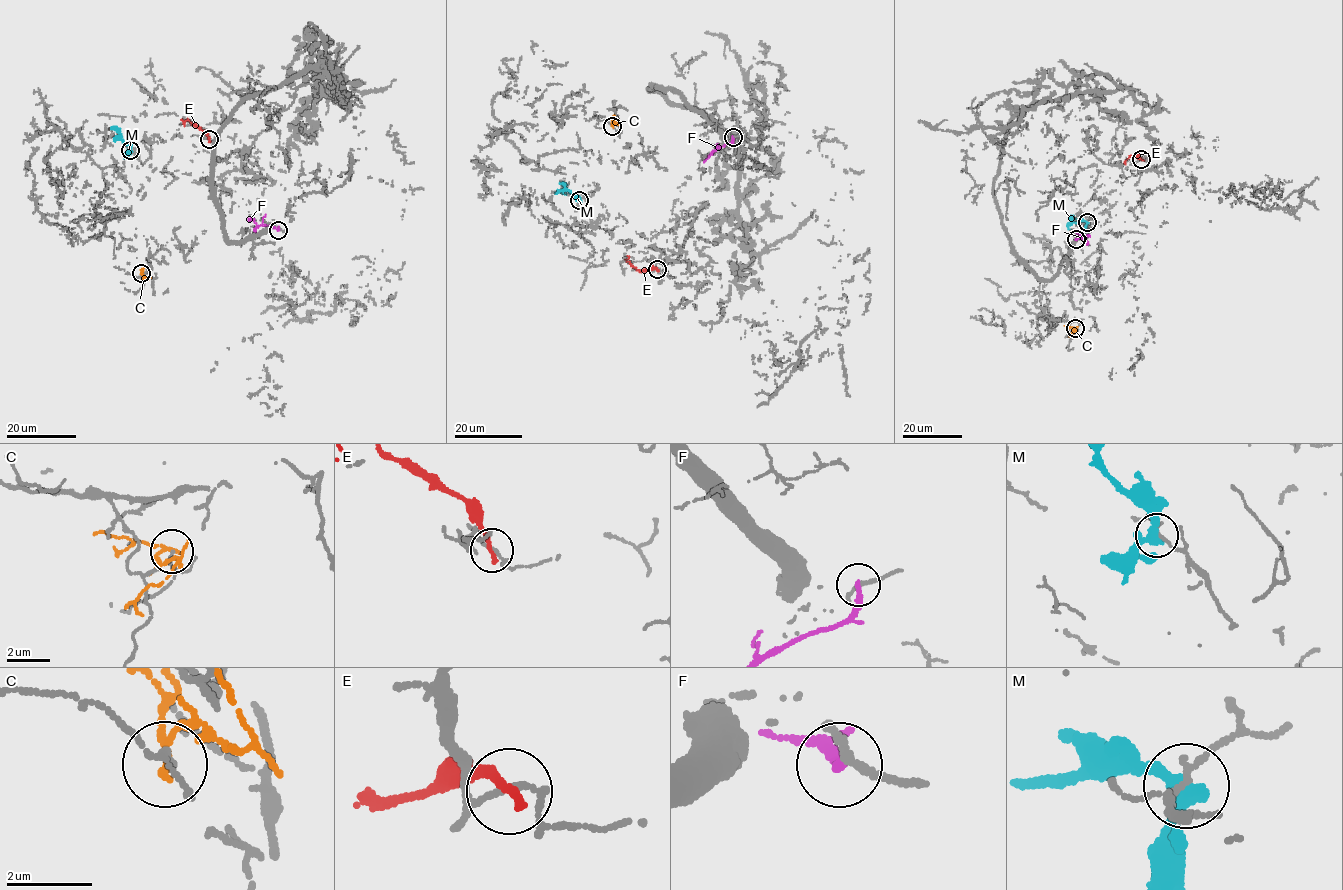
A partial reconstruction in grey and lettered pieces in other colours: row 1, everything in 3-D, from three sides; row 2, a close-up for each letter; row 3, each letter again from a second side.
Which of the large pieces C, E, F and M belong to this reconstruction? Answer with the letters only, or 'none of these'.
none of these

